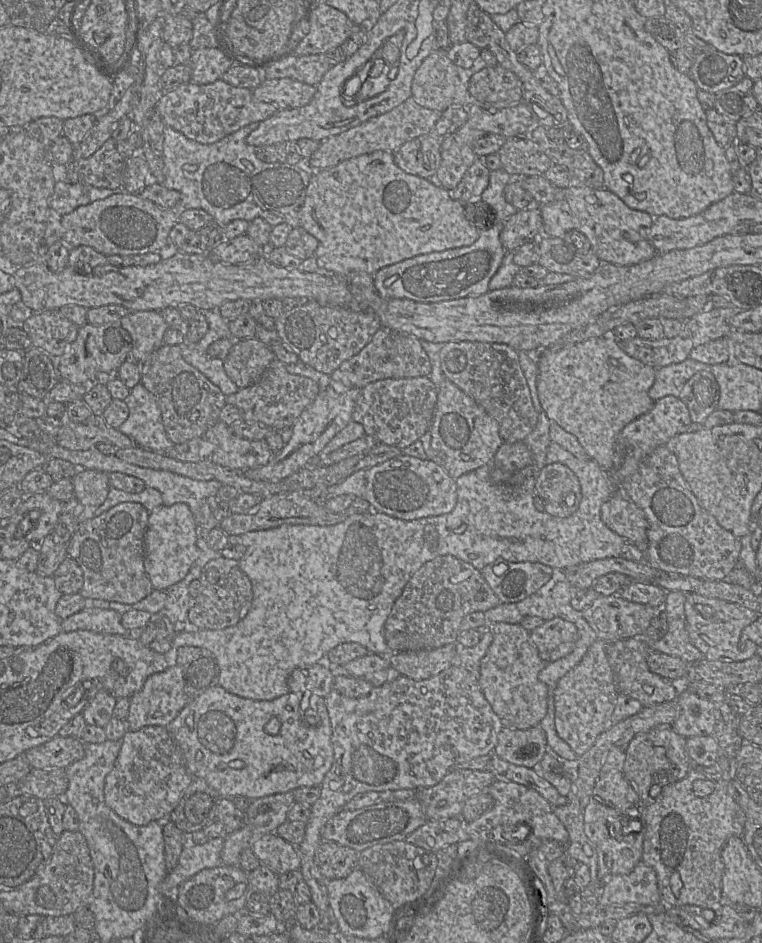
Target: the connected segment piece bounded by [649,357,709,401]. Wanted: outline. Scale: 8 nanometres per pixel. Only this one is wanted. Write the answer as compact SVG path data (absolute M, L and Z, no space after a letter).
M690 357L680 363L657 368L655 381L649 390L650 398L658 401L666 396L678 397L684 384L702 370L709 370L709 364L695 361Z

